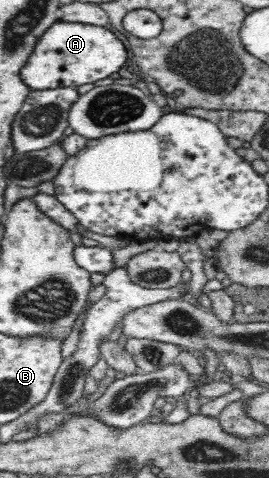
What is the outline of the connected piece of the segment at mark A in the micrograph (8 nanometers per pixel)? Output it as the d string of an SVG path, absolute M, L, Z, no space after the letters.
M59 20L38 39L20 75L31 90L76 88L113 75L125 65L125 61L125 45L105 26Z

